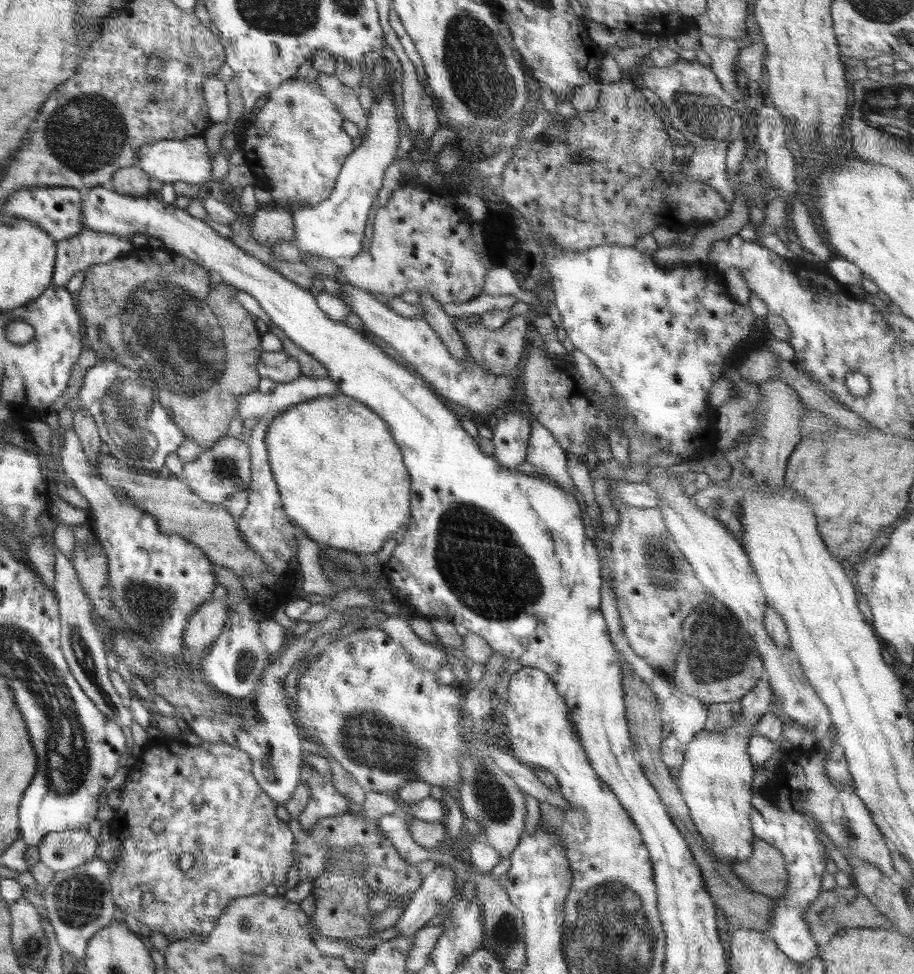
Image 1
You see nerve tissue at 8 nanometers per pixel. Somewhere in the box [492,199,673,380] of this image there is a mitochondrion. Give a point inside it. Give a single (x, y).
(517, 255)

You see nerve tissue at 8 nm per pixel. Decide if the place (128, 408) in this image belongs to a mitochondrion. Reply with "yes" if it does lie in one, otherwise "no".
yes

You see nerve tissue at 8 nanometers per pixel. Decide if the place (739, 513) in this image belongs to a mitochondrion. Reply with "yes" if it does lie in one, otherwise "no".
no

